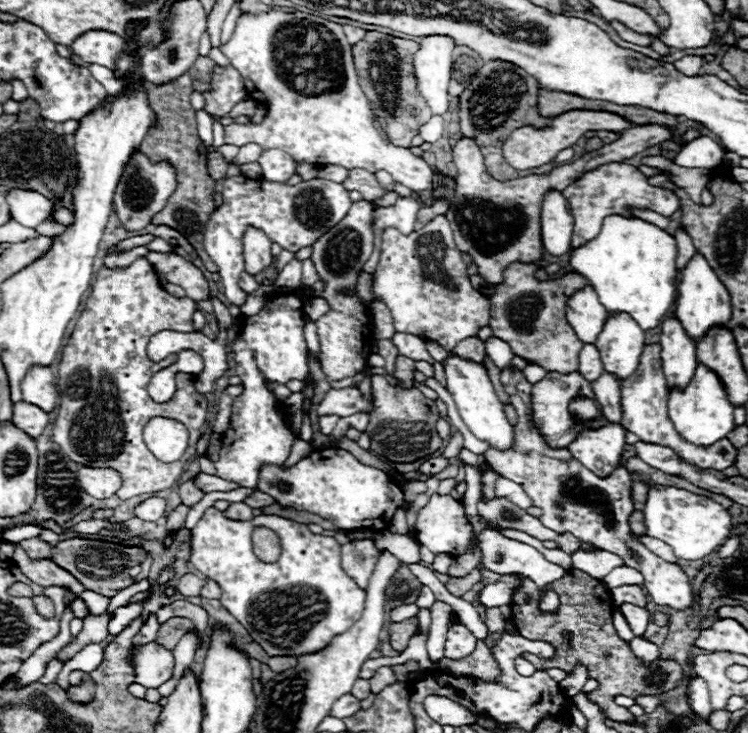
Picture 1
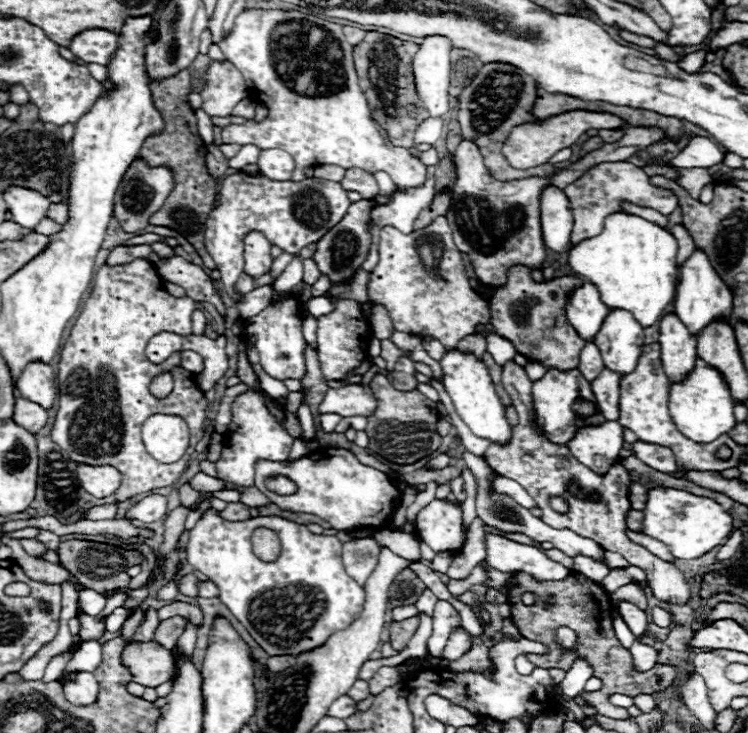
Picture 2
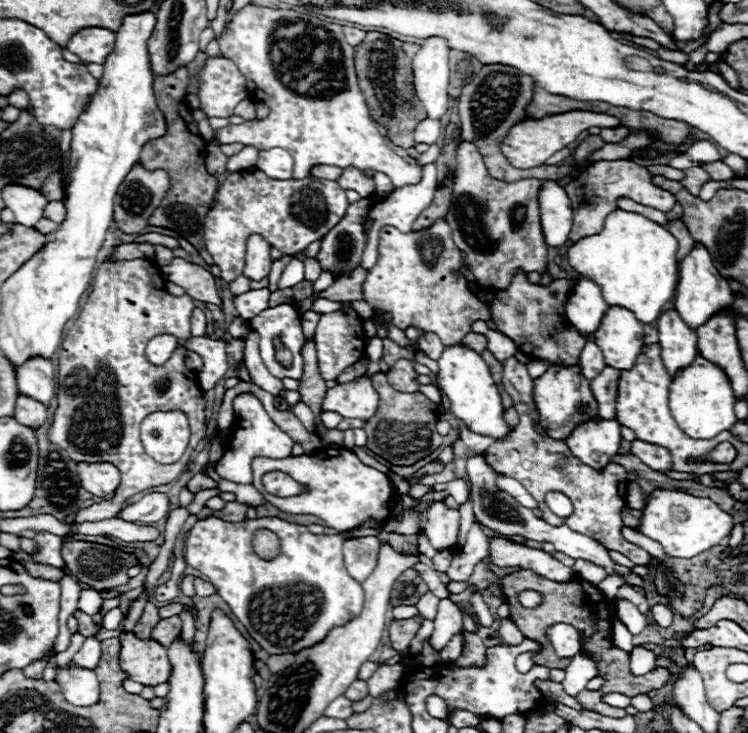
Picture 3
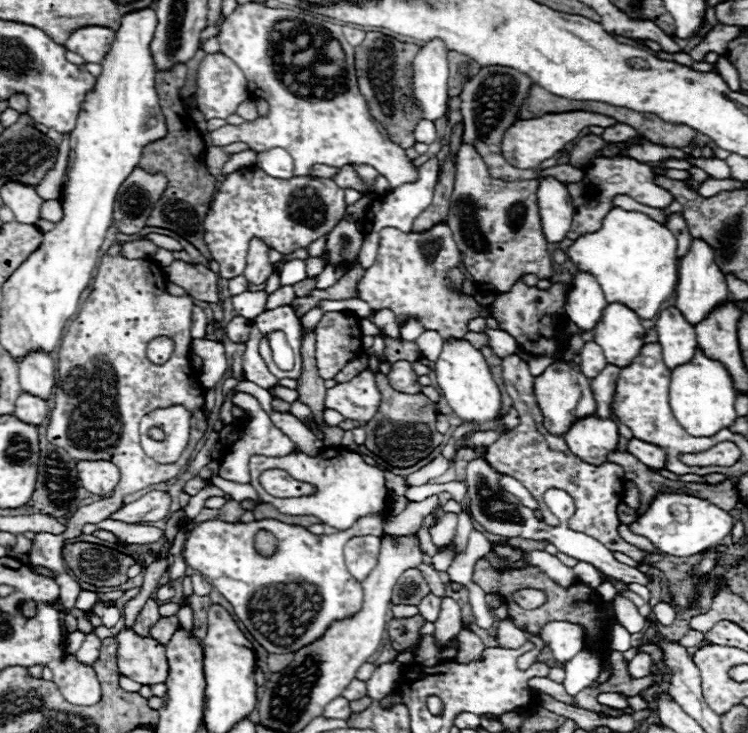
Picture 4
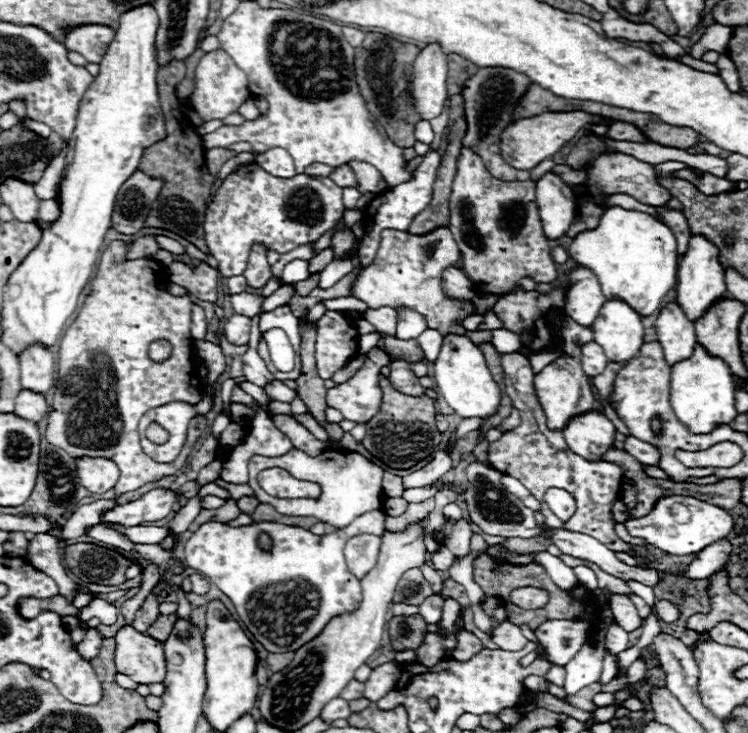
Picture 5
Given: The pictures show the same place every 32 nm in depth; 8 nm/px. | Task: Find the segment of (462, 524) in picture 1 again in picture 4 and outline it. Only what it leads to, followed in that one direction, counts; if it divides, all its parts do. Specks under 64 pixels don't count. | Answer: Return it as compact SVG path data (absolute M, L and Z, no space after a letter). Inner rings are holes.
M438 512L438 524L430 530L432 534L432 542L442 548L442 546L448 546L454 538L454 530L456 530L456 516L454 514L446 514L446 512Z

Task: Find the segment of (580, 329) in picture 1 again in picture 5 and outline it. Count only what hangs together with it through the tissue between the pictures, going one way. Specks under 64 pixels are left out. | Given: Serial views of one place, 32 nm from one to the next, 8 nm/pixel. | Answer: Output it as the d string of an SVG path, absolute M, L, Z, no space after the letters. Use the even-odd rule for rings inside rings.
M576 266L568 272L568 288L564 300L564 312L576 320L580 326L592 326L598 318L606 296L600 290L598 278L590 274L588 268Z

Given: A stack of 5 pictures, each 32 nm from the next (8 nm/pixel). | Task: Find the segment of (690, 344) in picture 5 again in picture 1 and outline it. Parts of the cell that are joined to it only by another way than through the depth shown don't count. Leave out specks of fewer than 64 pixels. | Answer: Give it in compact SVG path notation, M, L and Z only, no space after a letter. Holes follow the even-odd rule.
M676 316L664 318L660 324L662 346L662 370L668 386L684 388L696 370L696 342L686 334Z

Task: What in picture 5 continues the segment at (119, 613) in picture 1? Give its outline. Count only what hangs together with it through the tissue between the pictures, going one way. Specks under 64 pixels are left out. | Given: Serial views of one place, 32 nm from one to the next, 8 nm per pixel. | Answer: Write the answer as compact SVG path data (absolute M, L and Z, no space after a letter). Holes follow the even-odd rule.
M94 598L86 608L80 608L80 614L76 618L82 620L82 622L88 622L92 616L100 618L102 624L114 624L116 616L118 616L118 610L110 602Z

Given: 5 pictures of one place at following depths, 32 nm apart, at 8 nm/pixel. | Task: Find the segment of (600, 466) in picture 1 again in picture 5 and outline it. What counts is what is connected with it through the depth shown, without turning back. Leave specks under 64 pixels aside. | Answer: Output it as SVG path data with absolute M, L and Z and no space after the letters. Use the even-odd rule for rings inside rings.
M590 410L572 416L562 432L568 448L574 450L574 454L590 462L598 462L602 460L600 456L614 444L616 428L604 414Z

